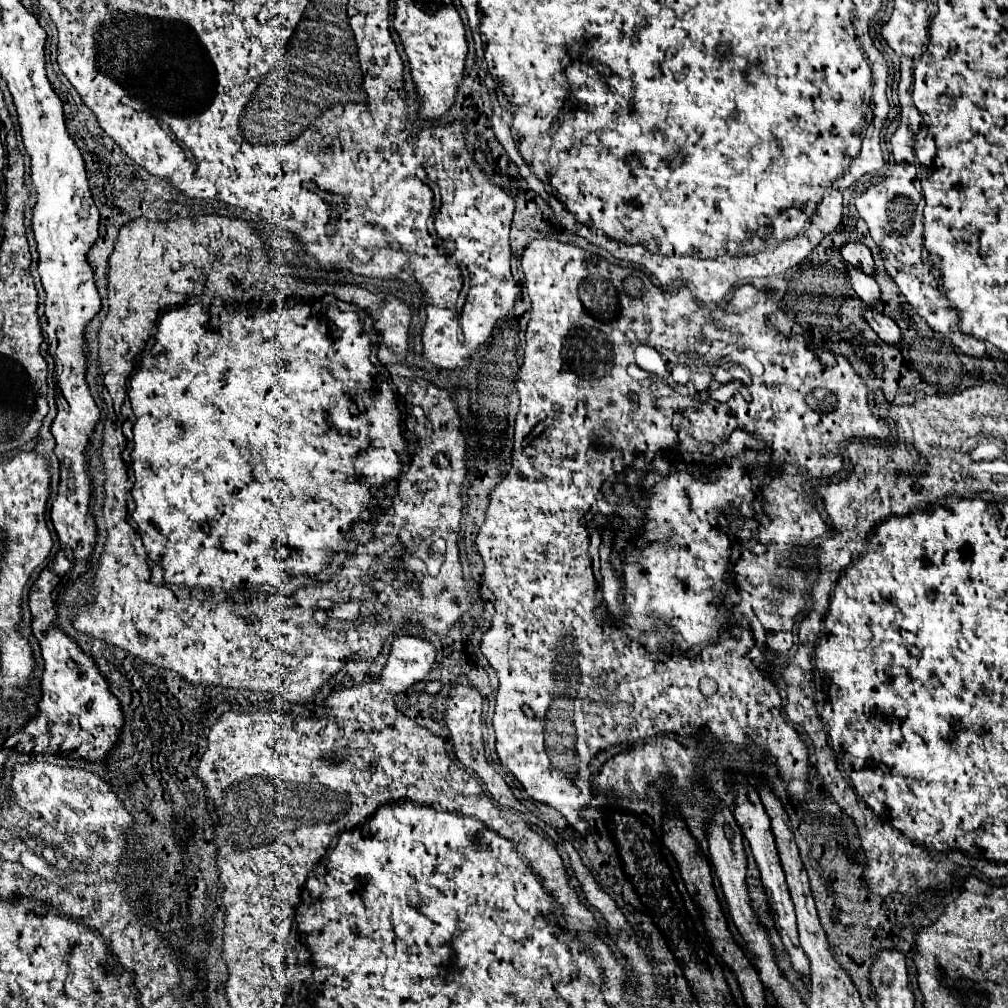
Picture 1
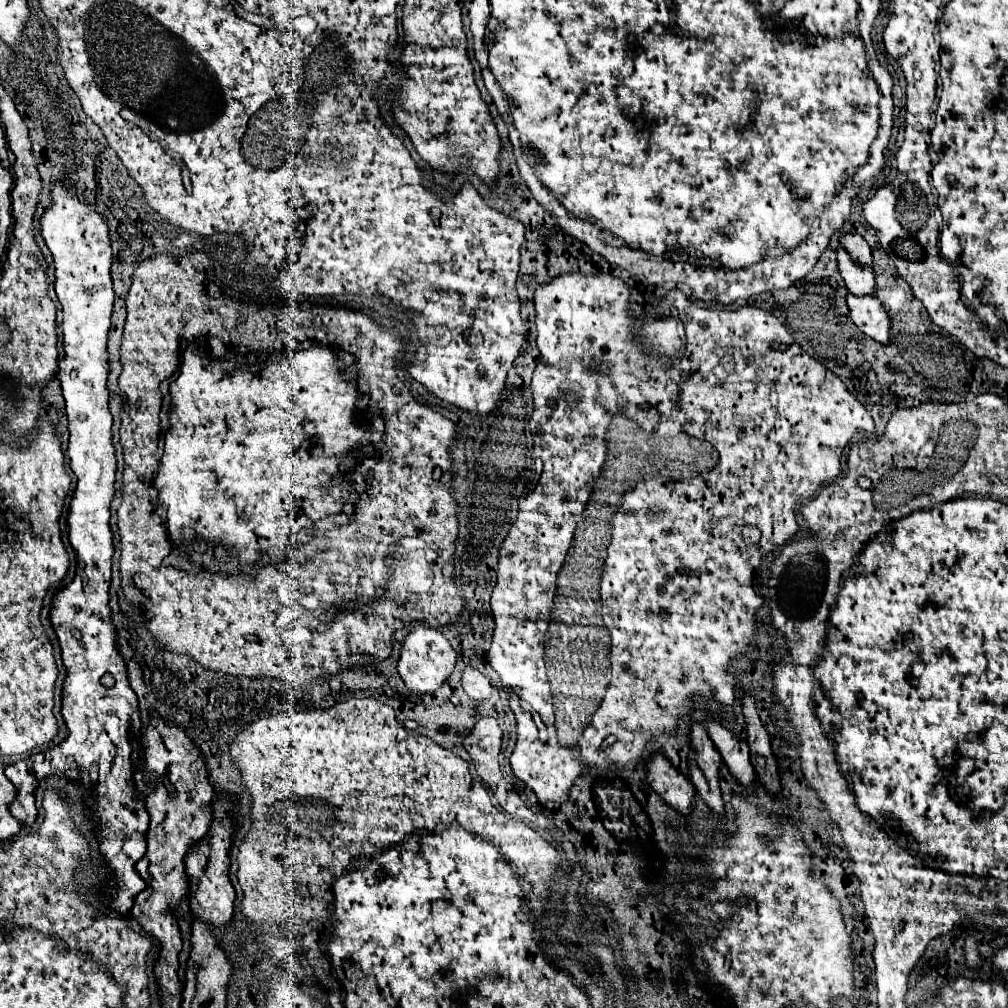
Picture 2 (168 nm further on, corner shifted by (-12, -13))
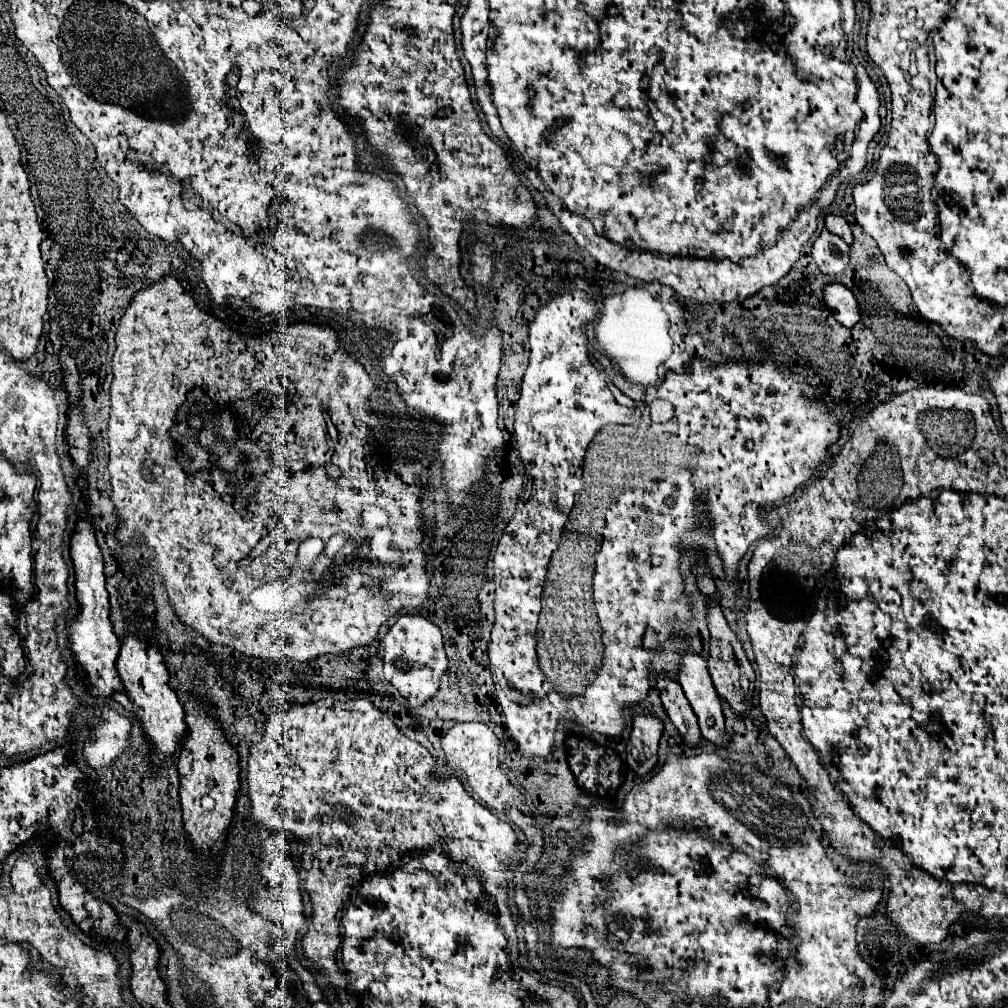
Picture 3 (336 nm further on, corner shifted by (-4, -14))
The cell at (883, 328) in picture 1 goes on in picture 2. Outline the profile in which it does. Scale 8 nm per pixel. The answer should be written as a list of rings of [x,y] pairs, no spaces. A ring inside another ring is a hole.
[[[847,294],[847,306],[849,306],[849,314],[851,314],[855,326],[865,336],[869,336],[881,344],[889,342],[889,338],[891,338],[889,316],[875,296]]]

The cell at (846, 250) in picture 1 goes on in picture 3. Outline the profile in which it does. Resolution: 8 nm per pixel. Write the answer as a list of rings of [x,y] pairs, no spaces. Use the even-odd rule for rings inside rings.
[[[827,215],[827,217],[825,217],[825,227],[827,227],[833,235],[839,235],[841,239],[845,239],[847,245],[853,245],[851,229],[849,229],[847,221],[845,221],[841,215]]]

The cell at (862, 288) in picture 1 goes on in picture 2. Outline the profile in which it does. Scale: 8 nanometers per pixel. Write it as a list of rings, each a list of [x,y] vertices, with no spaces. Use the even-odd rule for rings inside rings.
[[[841,246],[837,248],[837,266],[851,294],[873,294],[875,290],[873,270],[869,266],[857,264]]]

